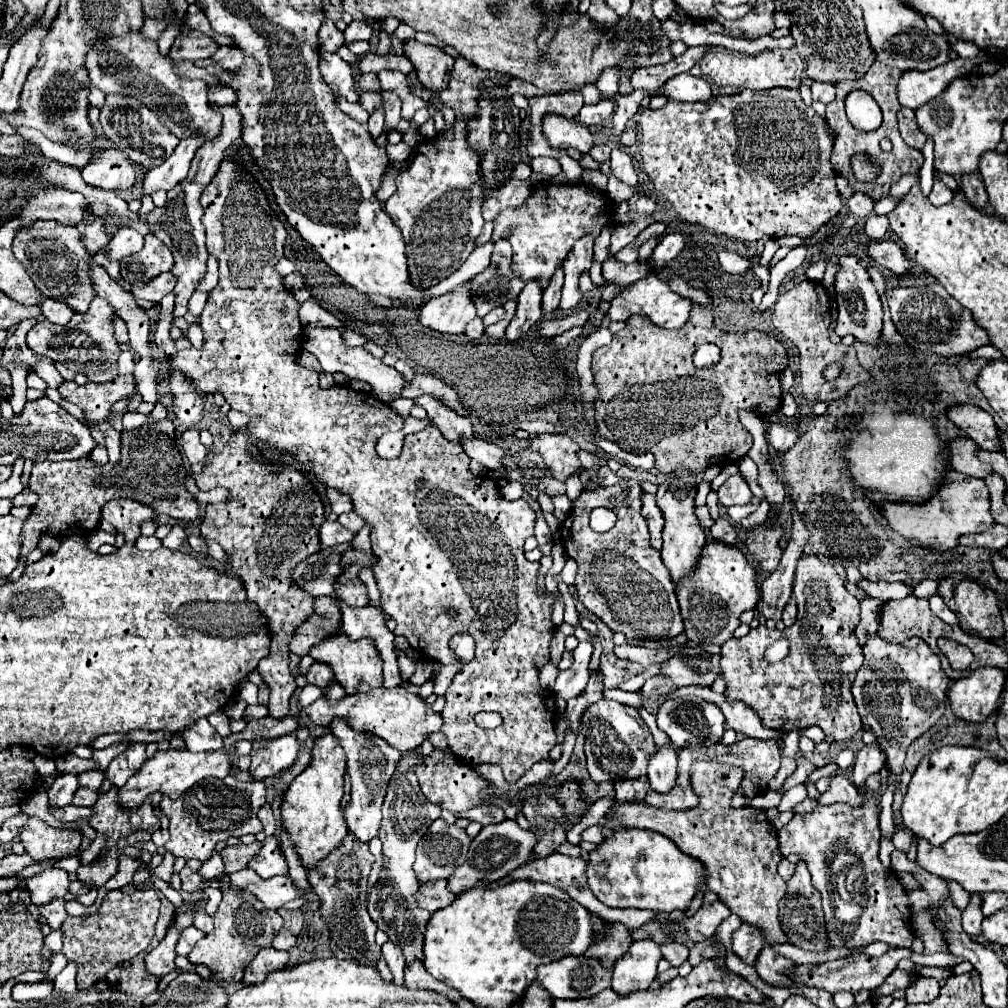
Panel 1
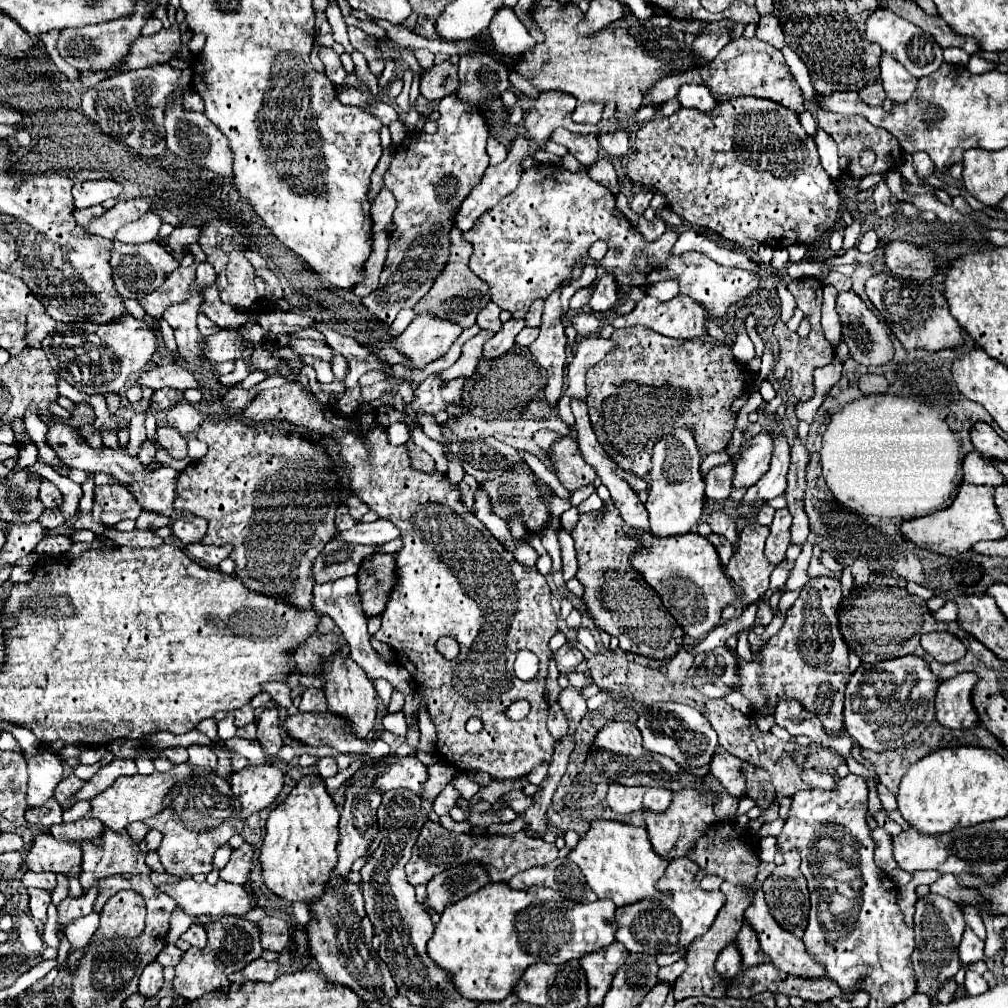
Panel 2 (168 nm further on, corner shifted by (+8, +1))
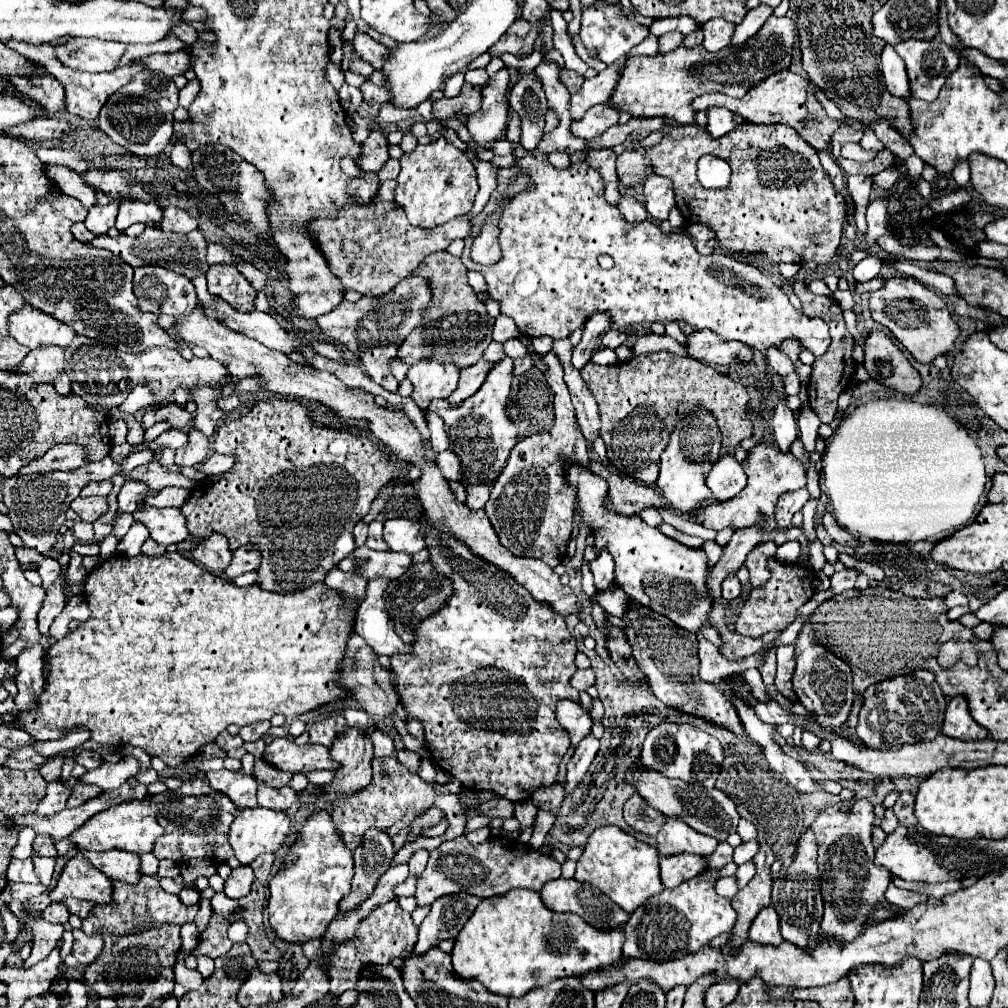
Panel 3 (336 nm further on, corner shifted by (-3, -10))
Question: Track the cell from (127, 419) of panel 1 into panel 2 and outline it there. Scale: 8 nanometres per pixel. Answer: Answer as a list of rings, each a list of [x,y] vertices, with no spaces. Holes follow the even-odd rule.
[[[49,421],[49,431],[47,431],[47,441],[49,445],[55,449],[55,453],[59,455],[59,459],[67,465],[67,467],[75,467],[75,469],[83,469],[89,473],[107,473],[115,479],[115,483],[123,485],[127,491],[131,491],[131,495],[137,499],[137,503],[141,505],[143,511],[153,511],[159,513],[163,517],[171,517],[173,515],[173,499],[175,499],[175,485],[177,485],[177,471],[171,467],[161,467],[153,473],[149,473],[147,469],[143,469],[143,465],[139,463],[137,457],[127,455],[125,449],[111,449],[111,447],[103,447],[103,449],[93,449],[87,441],[79,439],[75,435],[73,427],[67,427],[61,421]]]

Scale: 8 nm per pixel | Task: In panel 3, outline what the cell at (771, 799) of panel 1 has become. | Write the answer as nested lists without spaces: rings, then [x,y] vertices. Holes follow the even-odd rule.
[[[636,758],[636,762],[624,772],[624,784],[634,786],[636,792],[640,796],[644,796],[644,800],[648,804],[652,804],[652,808],[660,810],[664,816],[680,816],[696,832],[710,834],[716,840],[726,840],[726,836],[730,832],[736,832],[736,826],[740,820],[736,804],[732,802],[730,796],[726,796],[718,788],[708,790],[700,784],[690,784],[690,782],[678,780],[678,778],[668,778],[654,768],[644,768],[640,764],[640,758]]]

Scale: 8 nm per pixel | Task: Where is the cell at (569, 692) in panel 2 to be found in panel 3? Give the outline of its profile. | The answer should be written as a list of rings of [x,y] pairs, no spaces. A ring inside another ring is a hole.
[[[586,734],[580,744],[576,746],[576,752],[572,756],[572,760],[568,762],[568,776],[566,776],[566,784],[568,784],[568,792],[572,788],[576,788],[576,784],[584,778],[588,766],[592,764],[596,752],[598,752],[598,744],[600,740],[594,738],[592,734]]]

